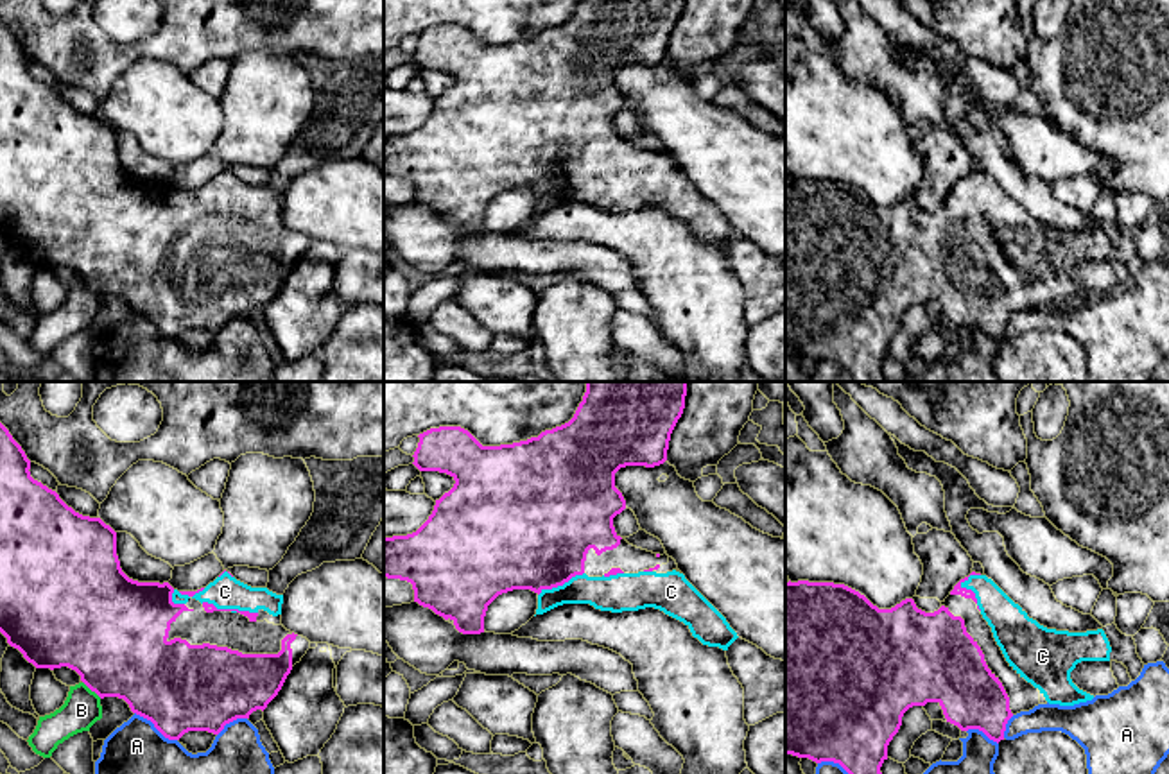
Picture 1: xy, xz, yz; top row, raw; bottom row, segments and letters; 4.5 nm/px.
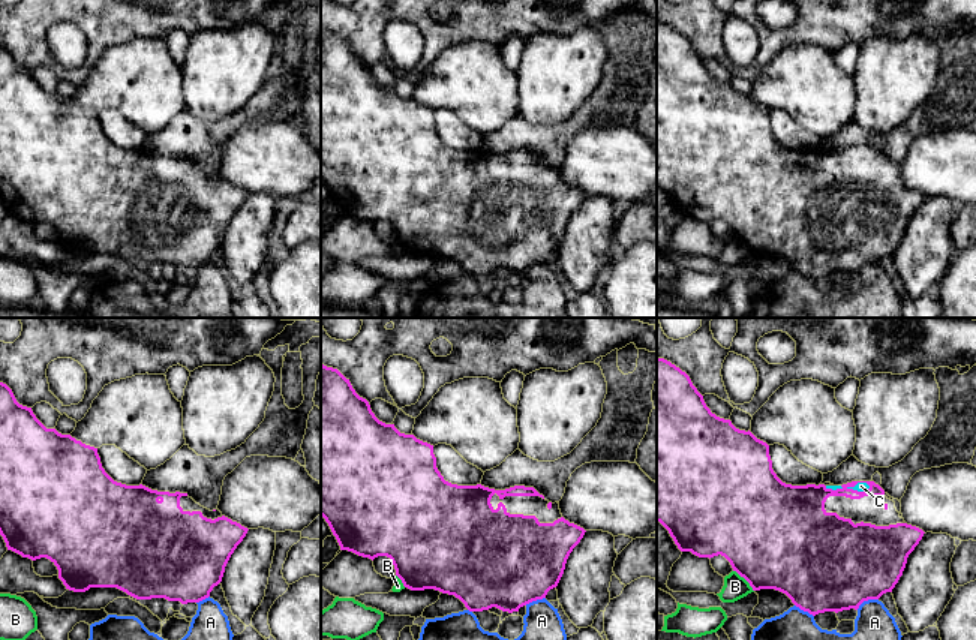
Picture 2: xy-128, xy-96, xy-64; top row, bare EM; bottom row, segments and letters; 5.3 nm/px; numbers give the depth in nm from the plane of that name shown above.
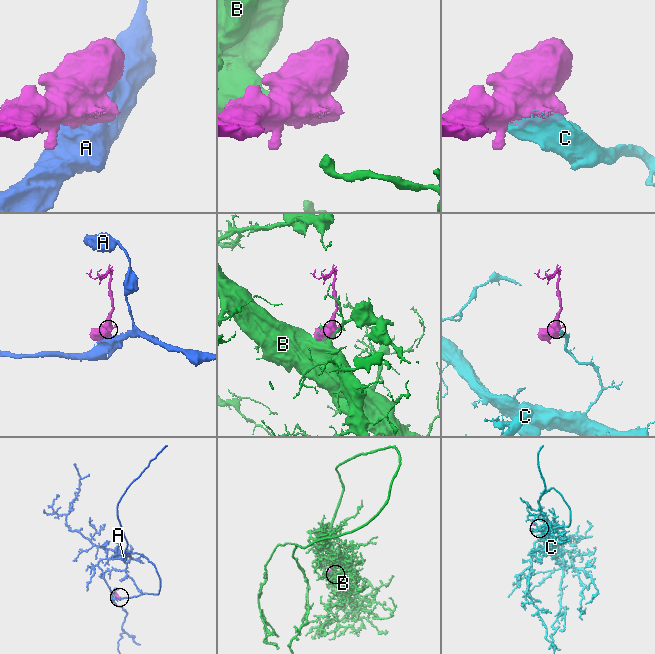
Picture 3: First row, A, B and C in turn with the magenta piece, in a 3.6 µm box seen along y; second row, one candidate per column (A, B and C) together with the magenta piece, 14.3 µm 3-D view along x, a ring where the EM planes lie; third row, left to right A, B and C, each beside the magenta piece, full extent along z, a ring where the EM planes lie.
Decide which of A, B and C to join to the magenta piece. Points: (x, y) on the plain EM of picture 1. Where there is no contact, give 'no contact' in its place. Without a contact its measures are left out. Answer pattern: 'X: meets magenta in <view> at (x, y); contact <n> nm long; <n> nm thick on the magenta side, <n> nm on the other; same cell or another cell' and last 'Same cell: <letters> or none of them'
A: meets magenta in xy at (156, 326); contact 240 nm long; 400 nm thick on the magenta side, 440 nm on the other; another cell
B: meets magenta in xy at (92, 289); contact 120 nm long; 460 nm thick on the magenta side, 170 nm on the other; another cell
C: meets magenta in xy at (230, 208); contact 260 nm long; 50 nm thick on the magenta side, 150 nm on the other; same cell
Same cell: C

